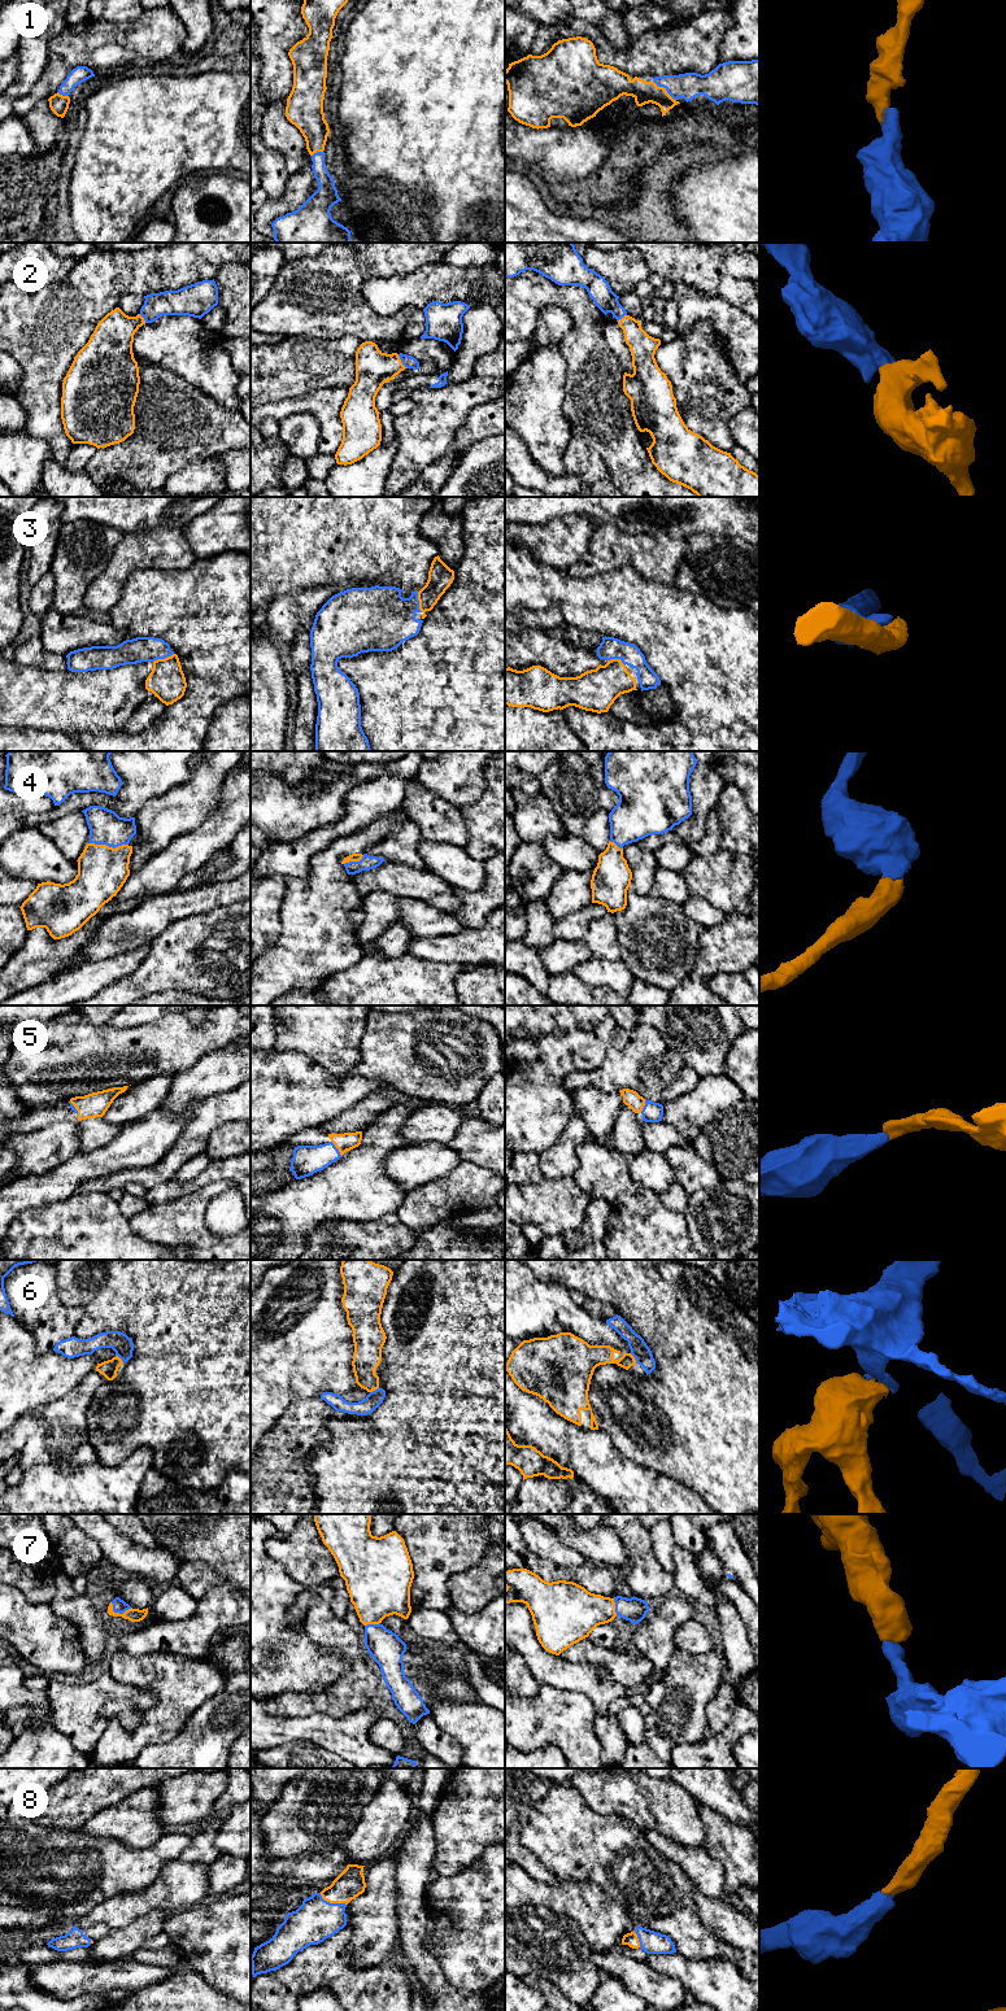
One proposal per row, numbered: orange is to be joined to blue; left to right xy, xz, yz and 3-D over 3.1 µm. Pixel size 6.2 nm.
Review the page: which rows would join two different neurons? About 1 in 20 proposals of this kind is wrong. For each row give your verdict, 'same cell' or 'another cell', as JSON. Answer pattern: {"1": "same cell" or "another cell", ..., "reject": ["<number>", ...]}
{"1": "same cell", "2": "same cell", "3": "same cell", "4": "same cell", "5": "same cell", "6": "same cell", "7": "same cell", "8": "same cell", "reject": []}

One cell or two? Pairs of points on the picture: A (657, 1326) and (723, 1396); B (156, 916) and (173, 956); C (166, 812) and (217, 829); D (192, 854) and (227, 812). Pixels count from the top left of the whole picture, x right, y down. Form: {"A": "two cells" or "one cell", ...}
{"A": "one cell", "B": "two cells", "C": "two cells", "D": "one cell"}

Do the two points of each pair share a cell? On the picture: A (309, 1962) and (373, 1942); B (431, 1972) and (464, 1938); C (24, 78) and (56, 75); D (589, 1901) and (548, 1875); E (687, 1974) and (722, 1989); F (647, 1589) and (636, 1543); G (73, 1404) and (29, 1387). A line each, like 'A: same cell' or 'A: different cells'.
A: different cells
B: different cells
C: different cells
D: different cells
E: same cell
F: same cell
G: different cells

